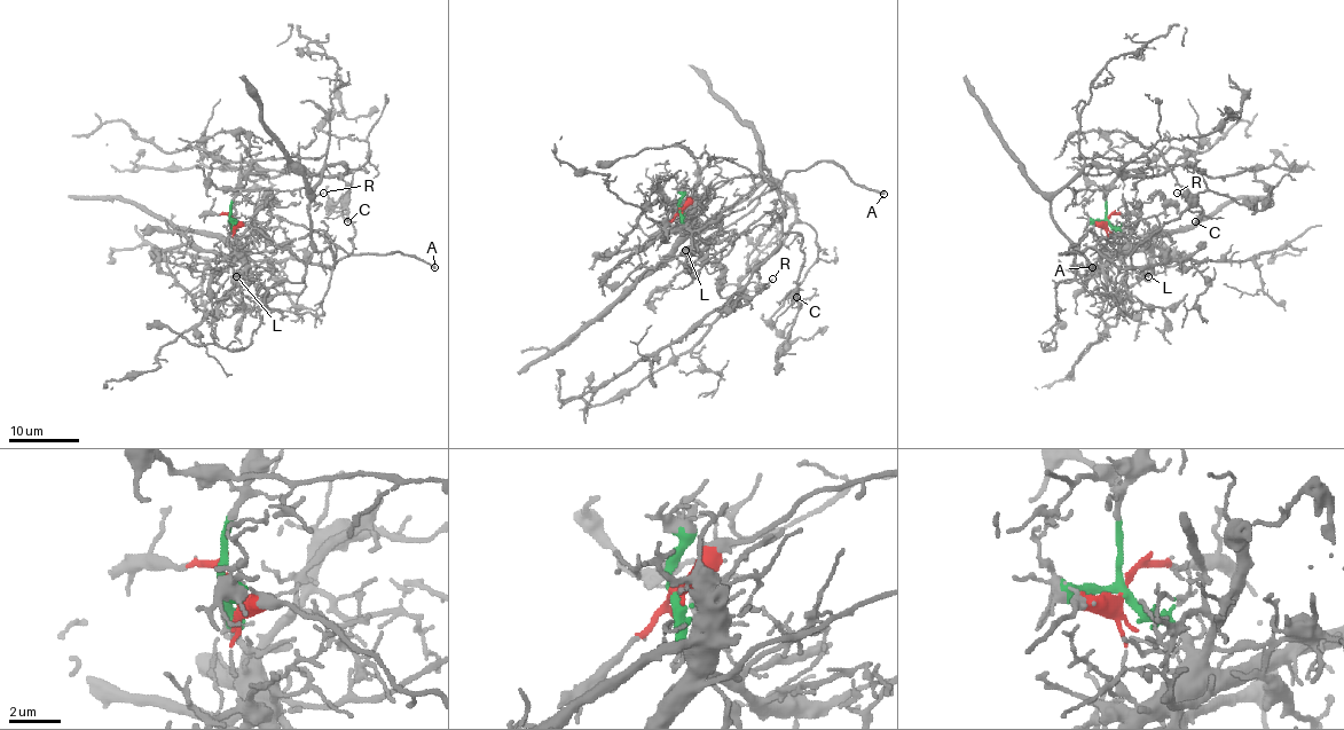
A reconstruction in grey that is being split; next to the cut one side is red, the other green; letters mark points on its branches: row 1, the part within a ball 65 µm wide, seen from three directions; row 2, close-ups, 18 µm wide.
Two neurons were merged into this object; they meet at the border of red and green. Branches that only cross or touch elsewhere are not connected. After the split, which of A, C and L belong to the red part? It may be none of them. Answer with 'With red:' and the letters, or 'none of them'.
With red: C

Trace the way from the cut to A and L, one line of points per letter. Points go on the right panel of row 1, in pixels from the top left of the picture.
A: (1107, 220), (1131, 249), (1128, 252), (1118, 252), (1089, 230), (1068, 253), (1059, 253), (1076, 252), (1092, 268)
L: (1107, 220), (1124, 236), (1124, 263), (1148, 276)

